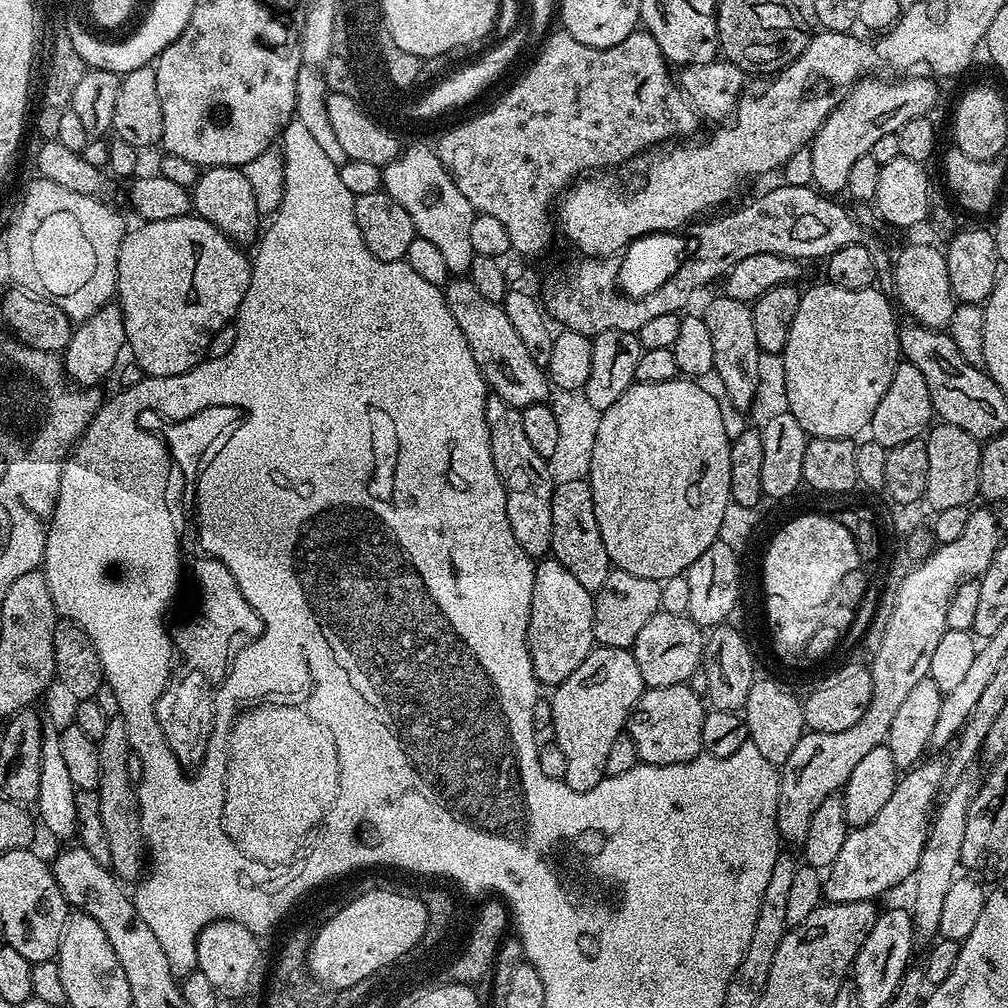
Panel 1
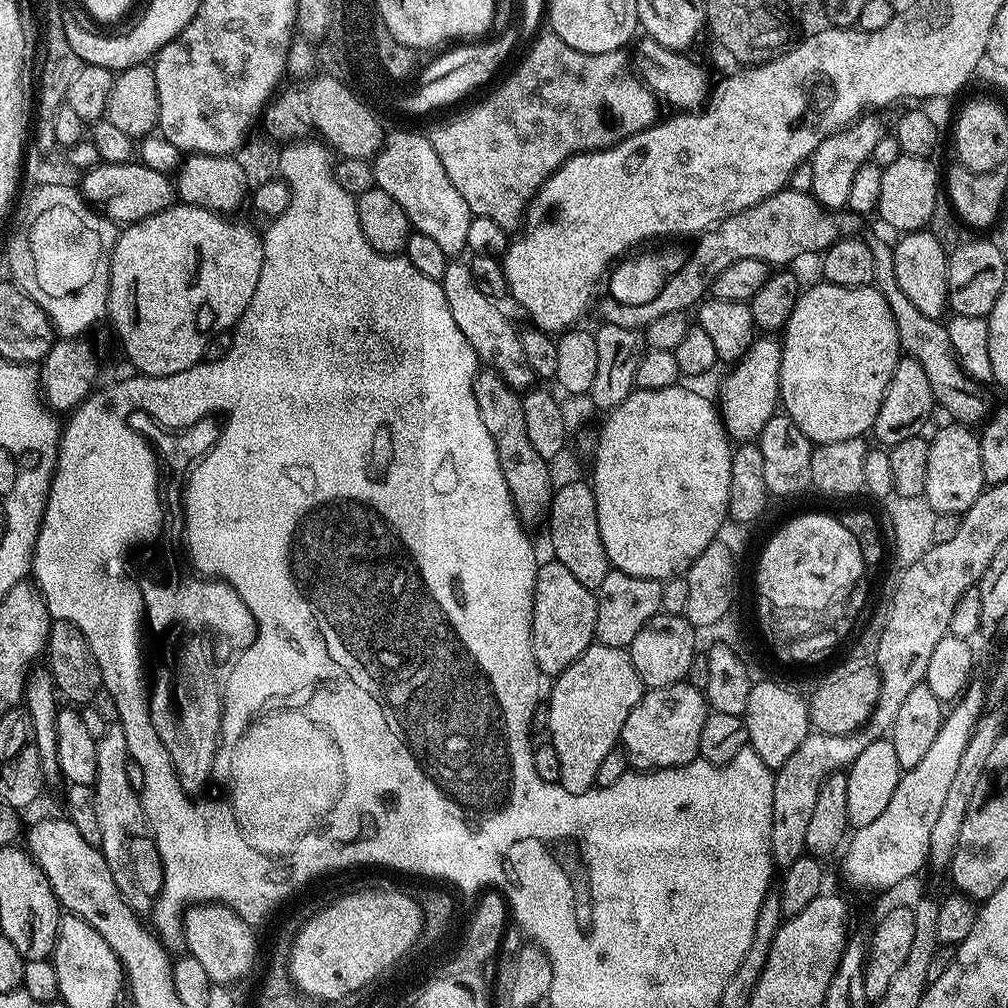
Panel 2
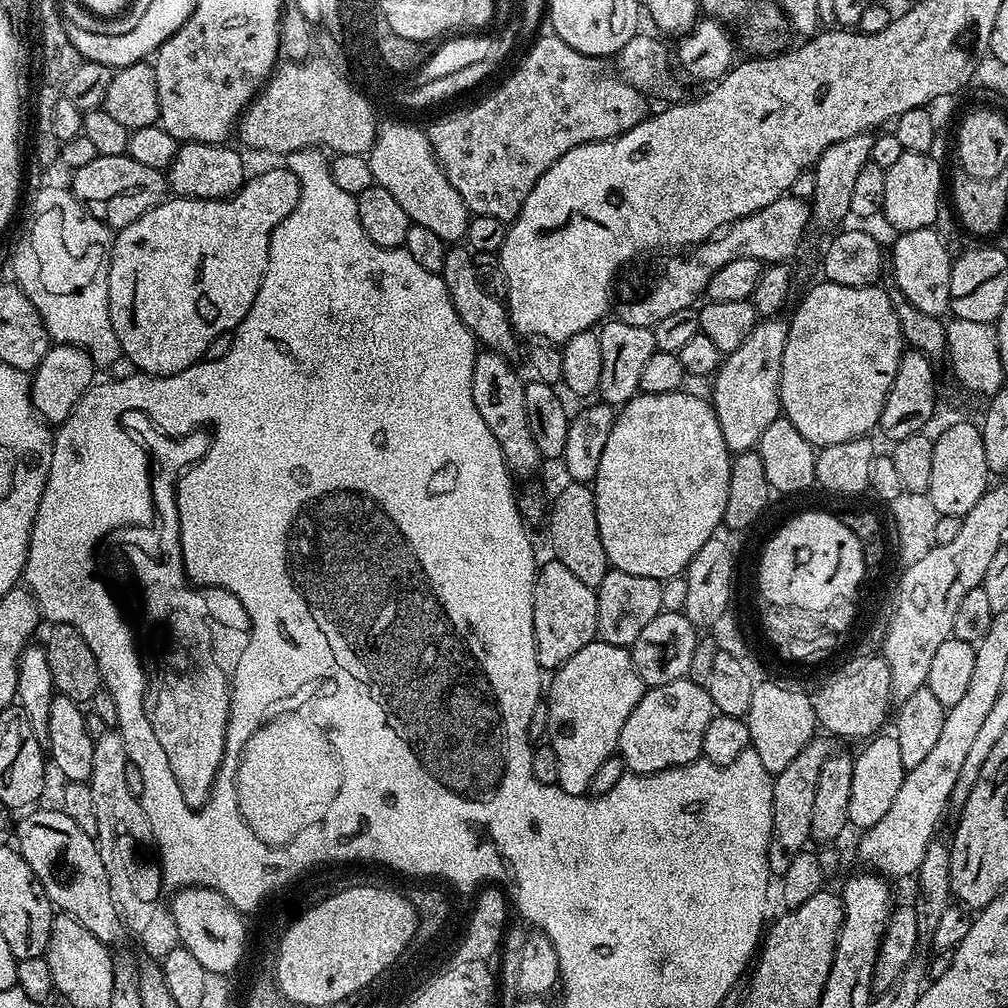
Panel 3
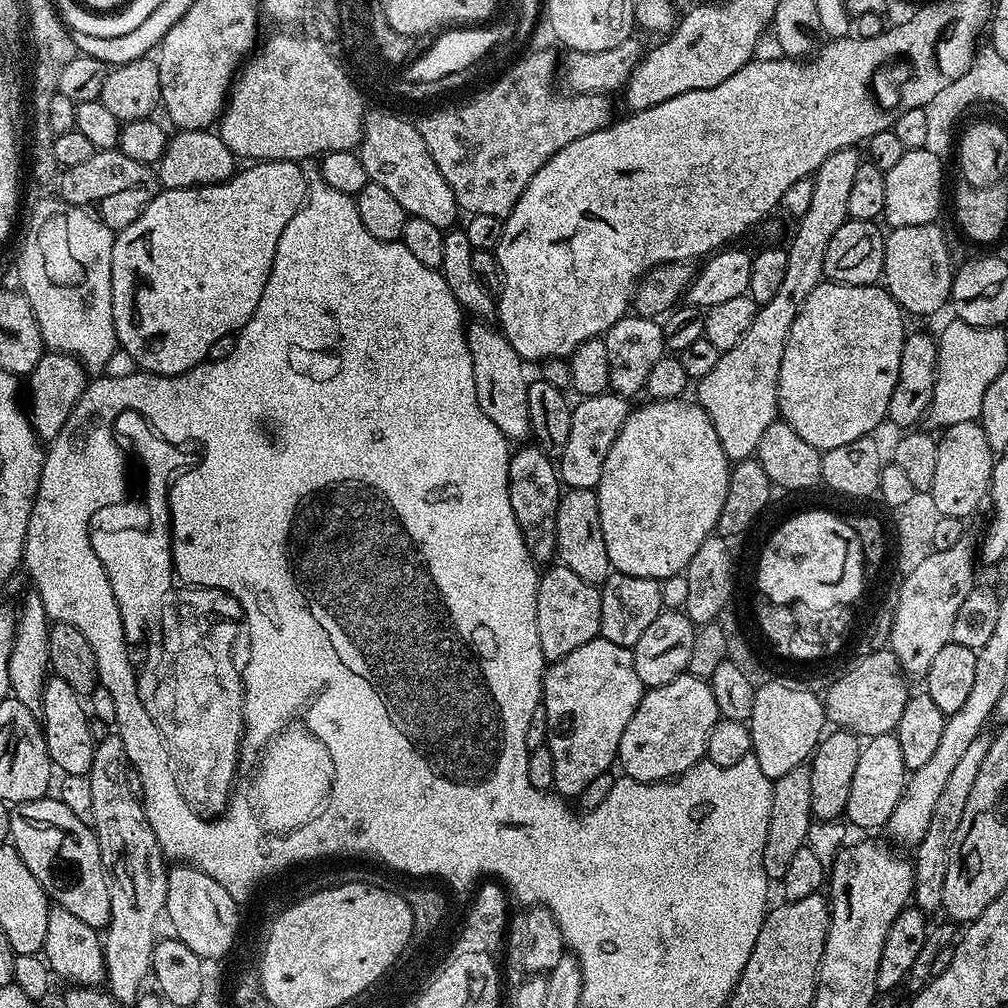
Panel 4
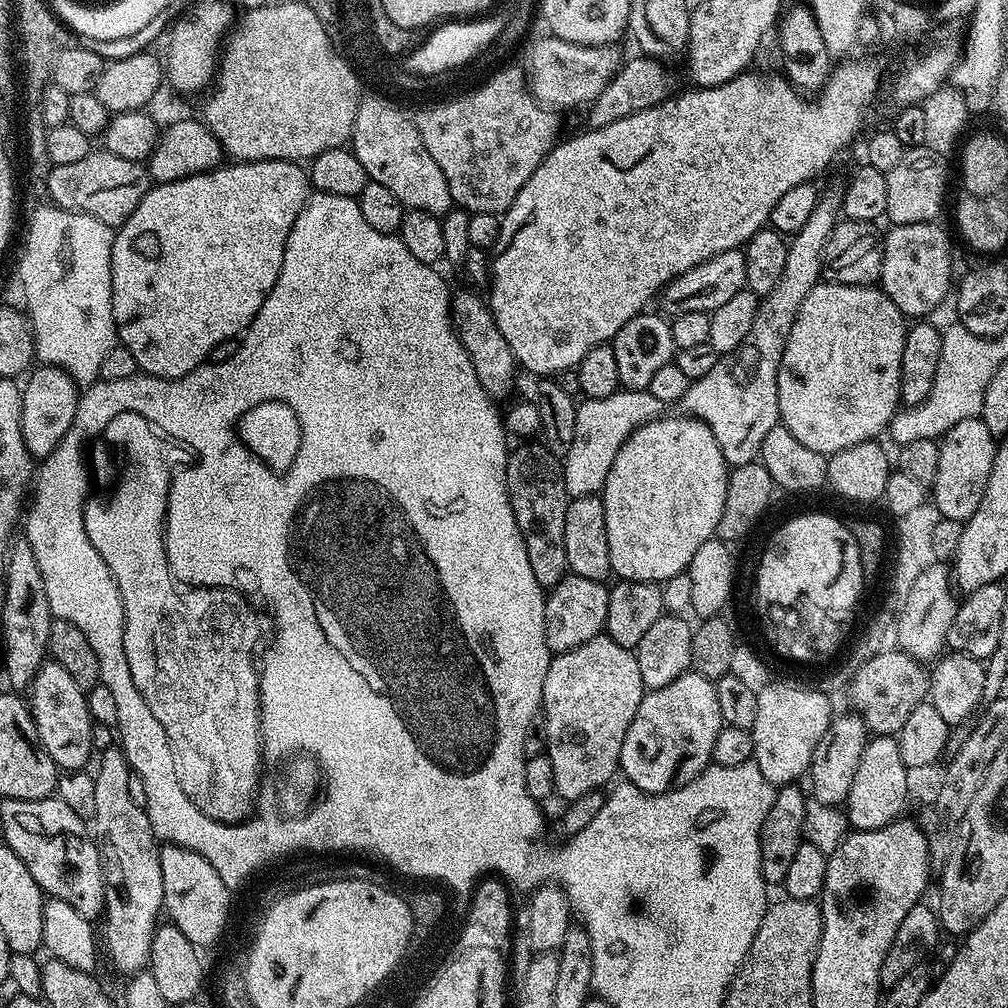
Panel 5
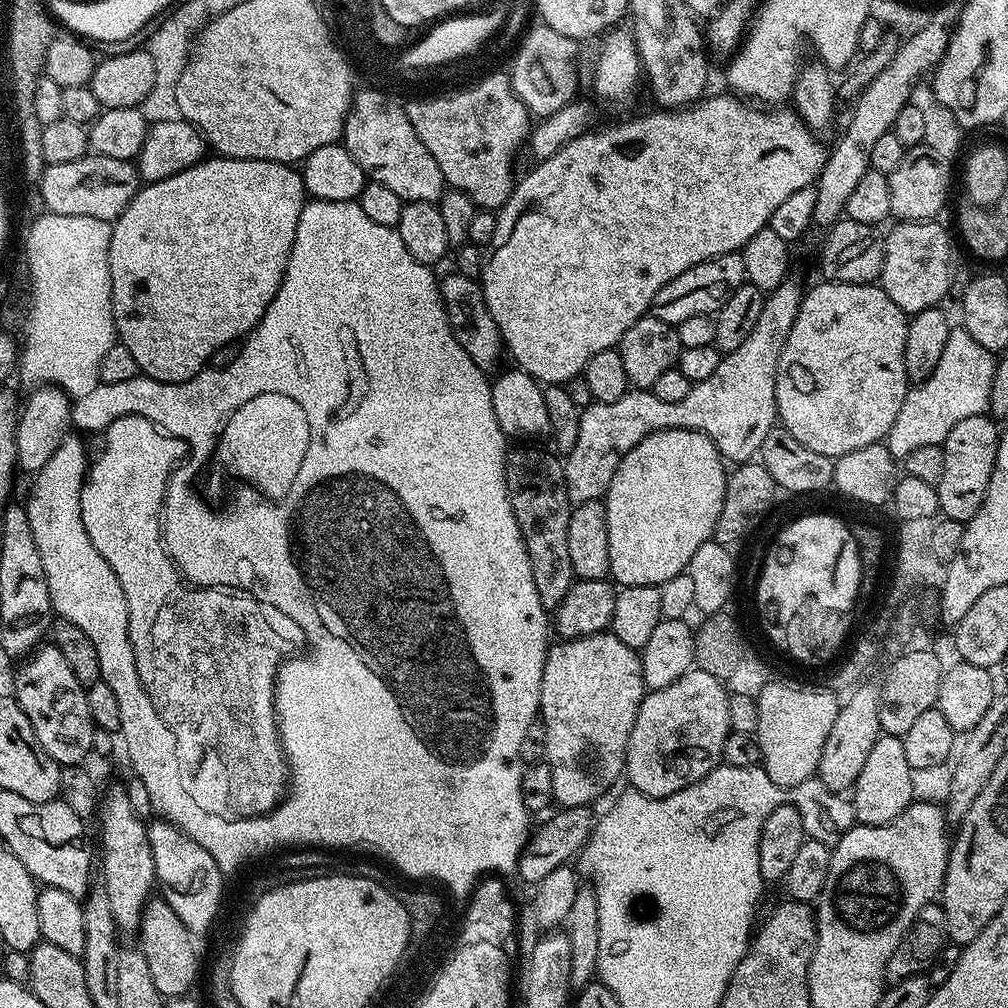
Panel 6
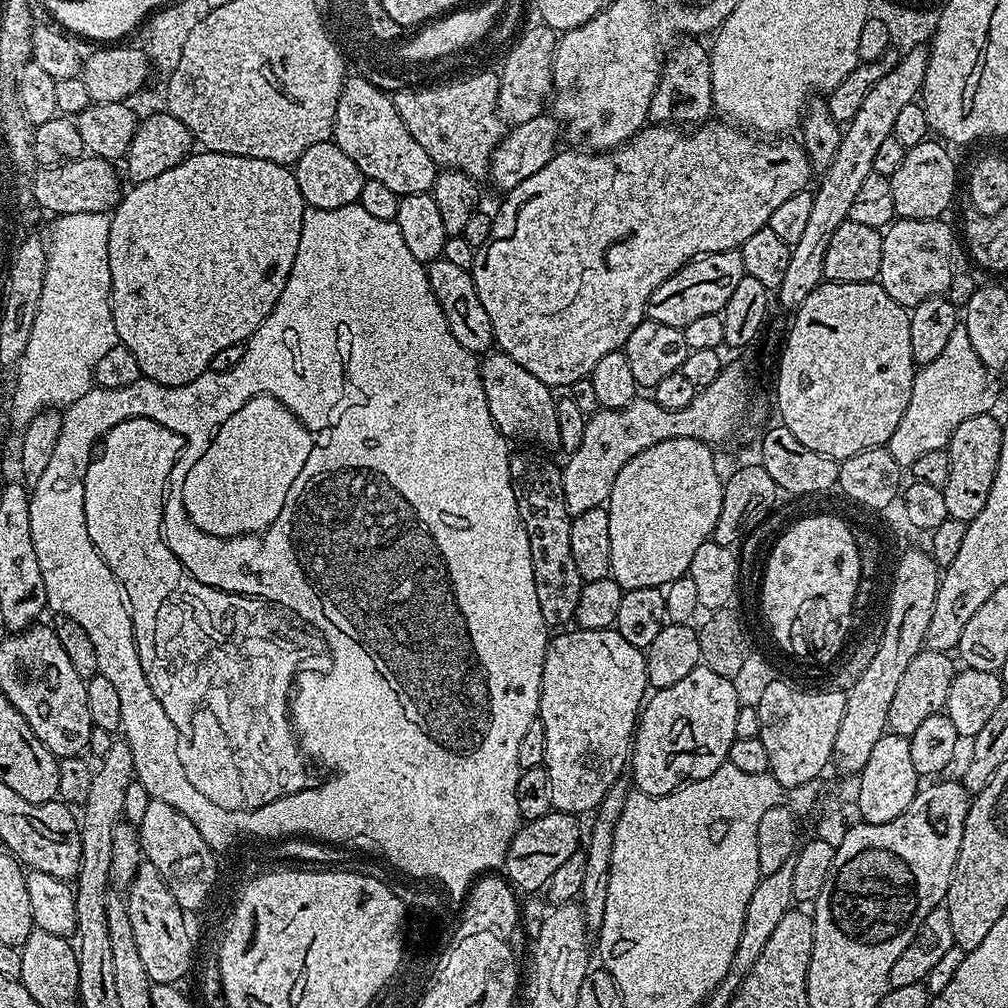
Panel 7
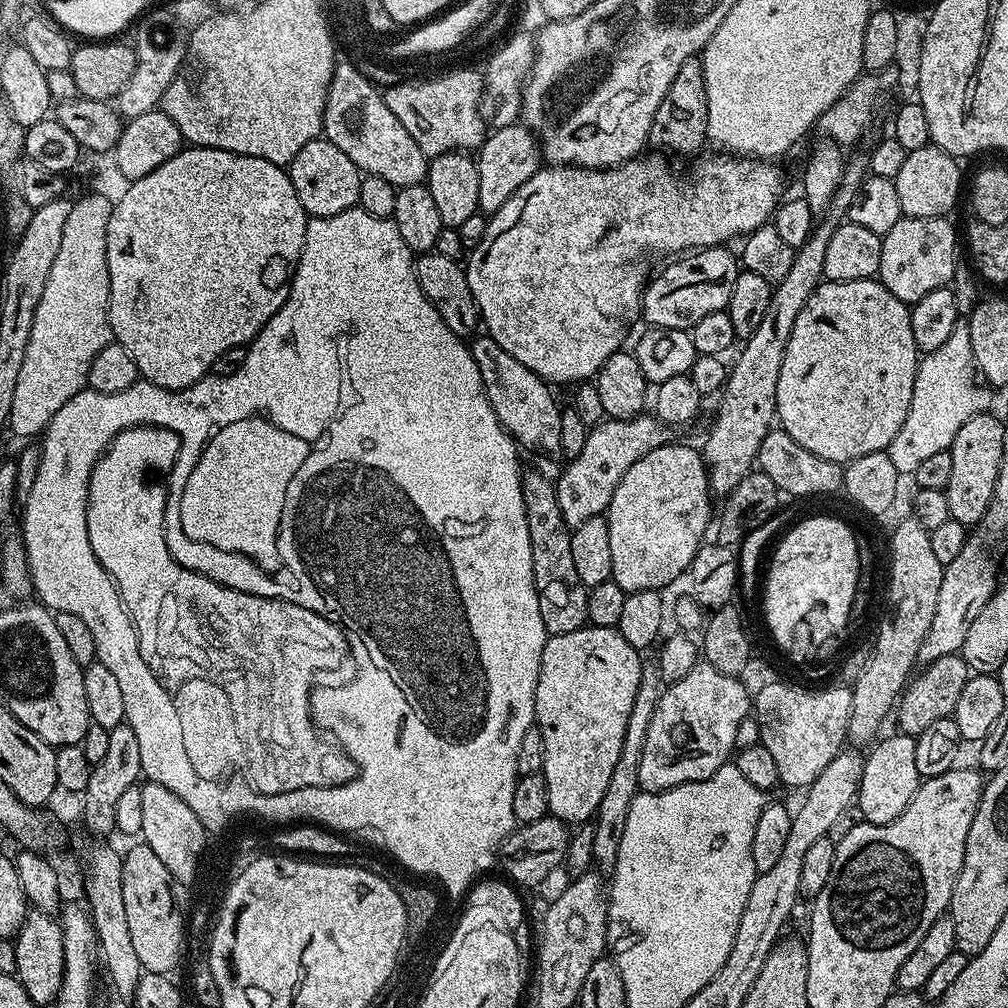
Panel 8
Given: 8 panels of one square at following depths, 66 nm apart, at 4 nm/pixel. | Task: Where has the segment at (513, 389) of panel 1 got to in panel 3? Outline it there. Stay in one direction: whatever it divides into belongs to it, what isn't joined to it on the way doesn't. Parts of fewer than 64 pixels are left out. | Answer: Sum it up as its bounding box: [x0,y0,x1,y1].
[444,246,517,354]

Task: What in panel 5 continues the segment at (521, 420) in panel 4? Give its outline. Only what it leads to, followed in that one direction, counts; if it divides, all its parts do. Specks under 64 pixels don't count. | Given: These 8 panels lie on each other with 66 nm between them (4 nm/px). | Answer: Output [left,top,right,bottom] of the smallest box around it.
[450,286,518,402]

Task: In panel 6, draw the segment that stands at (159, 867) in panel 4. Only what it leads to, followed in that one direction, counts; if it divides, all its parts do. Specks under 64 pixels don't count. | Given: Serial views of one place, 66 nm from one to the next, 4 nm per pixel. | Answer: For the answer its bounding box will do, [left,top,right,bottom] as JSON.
[98,783,156,933]

